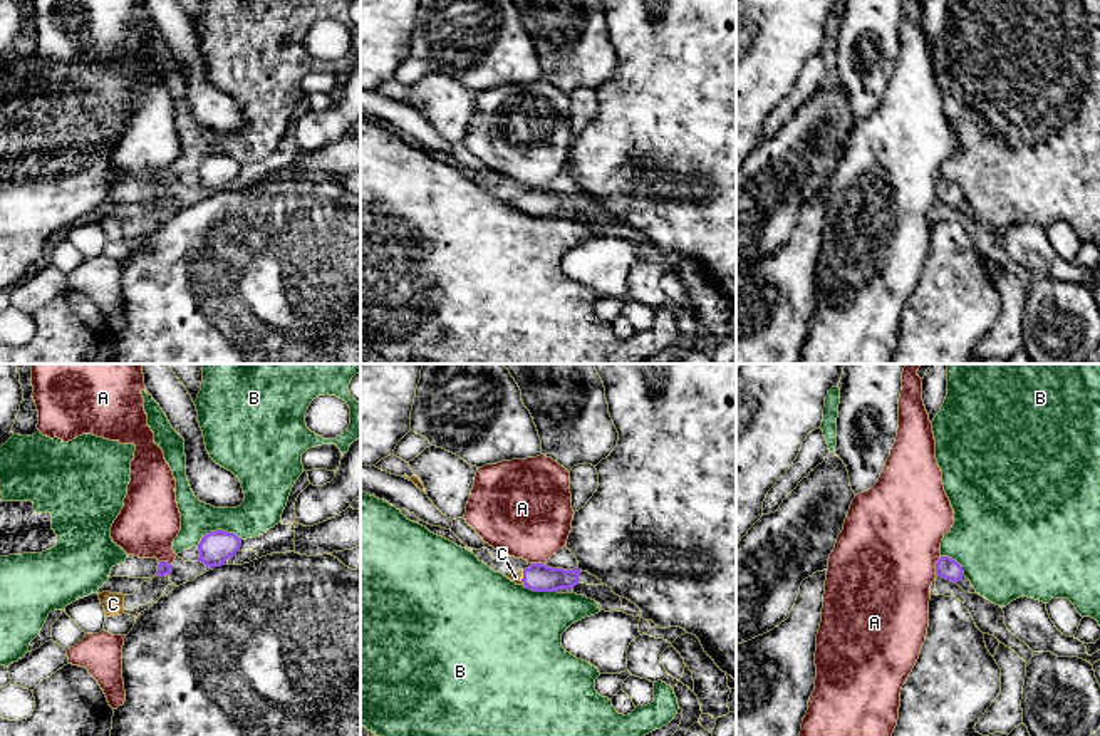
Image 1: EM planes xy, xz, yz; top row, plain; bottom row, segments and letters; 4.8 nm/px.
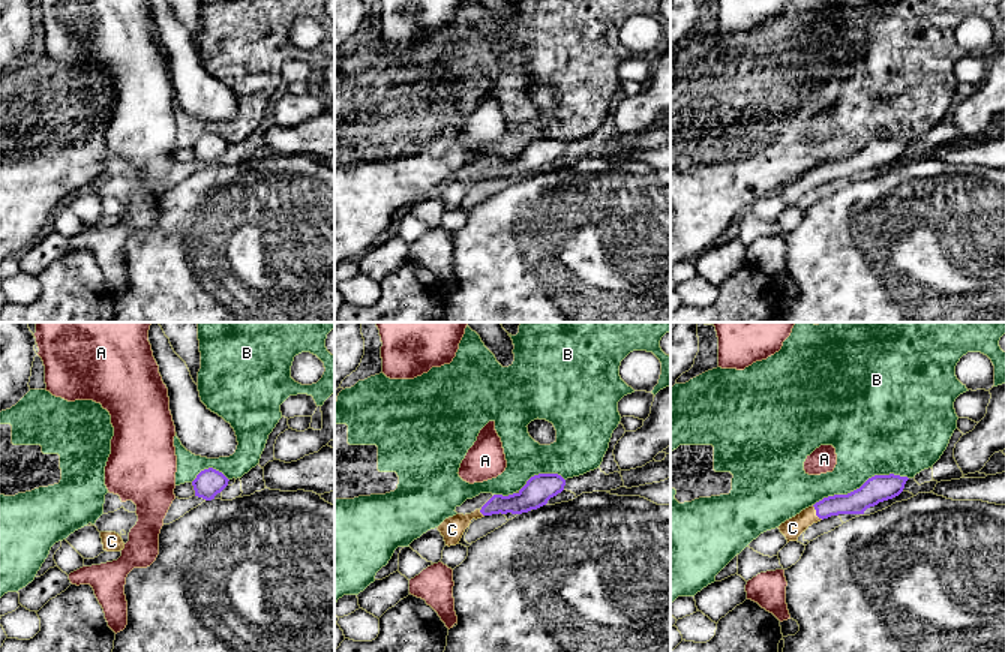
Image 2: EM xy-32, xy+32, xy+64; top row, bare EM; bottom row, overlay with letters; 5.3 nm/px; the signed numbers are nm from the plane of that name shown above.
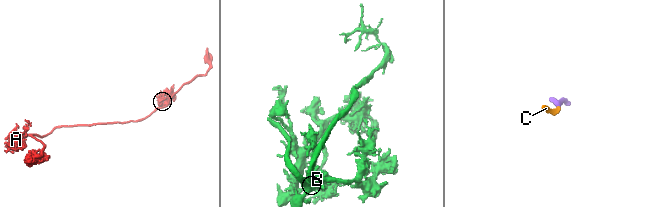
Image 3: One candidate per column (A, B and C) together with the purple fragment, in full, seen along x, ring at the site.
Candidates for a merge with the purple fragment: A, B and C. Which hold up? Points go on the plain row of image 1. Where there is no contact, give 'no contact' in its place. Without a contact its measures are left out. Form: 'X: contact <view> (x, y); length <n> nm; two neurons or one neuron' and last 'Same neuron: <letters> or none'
A: contact yz (936, 191); length 100 nm; two neurons
B: contact xy (218, 155); length 220 nm; two neurons
C: contact xz (524, 202); length 70 nm; one neuron
Same neuron: C

